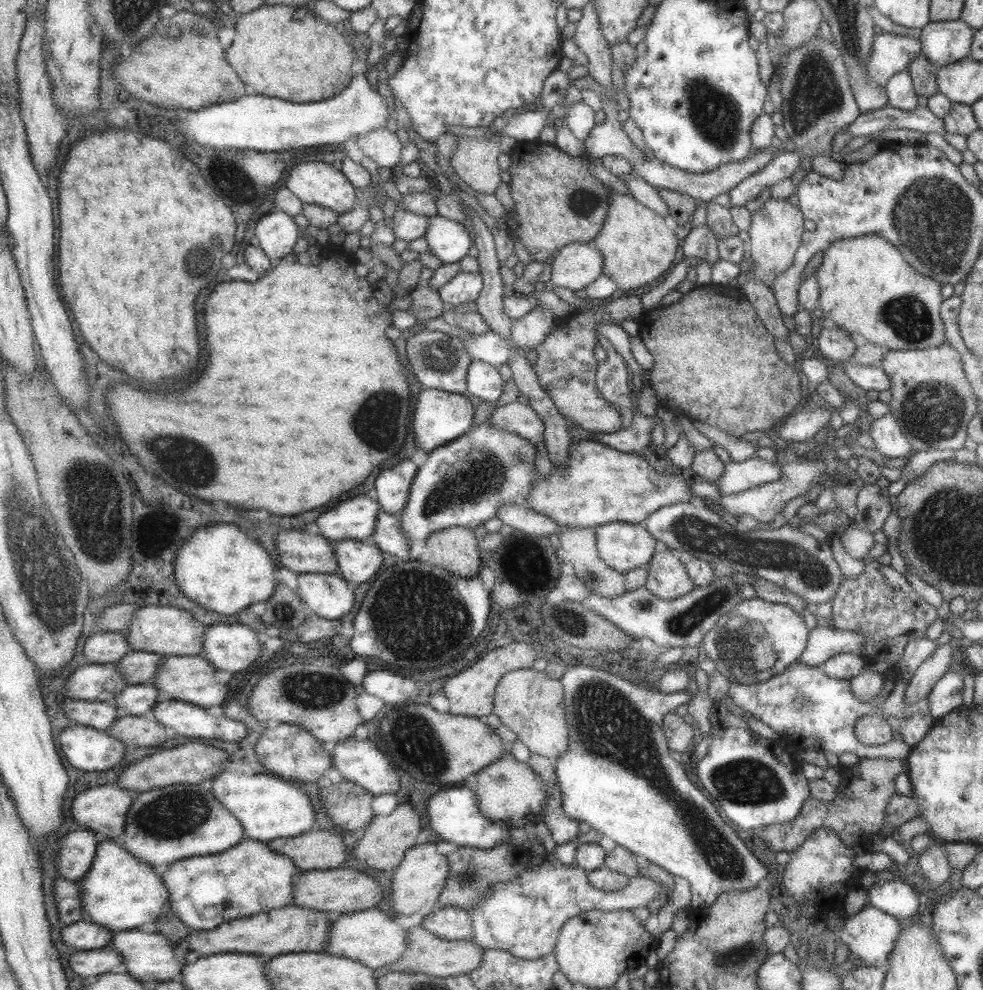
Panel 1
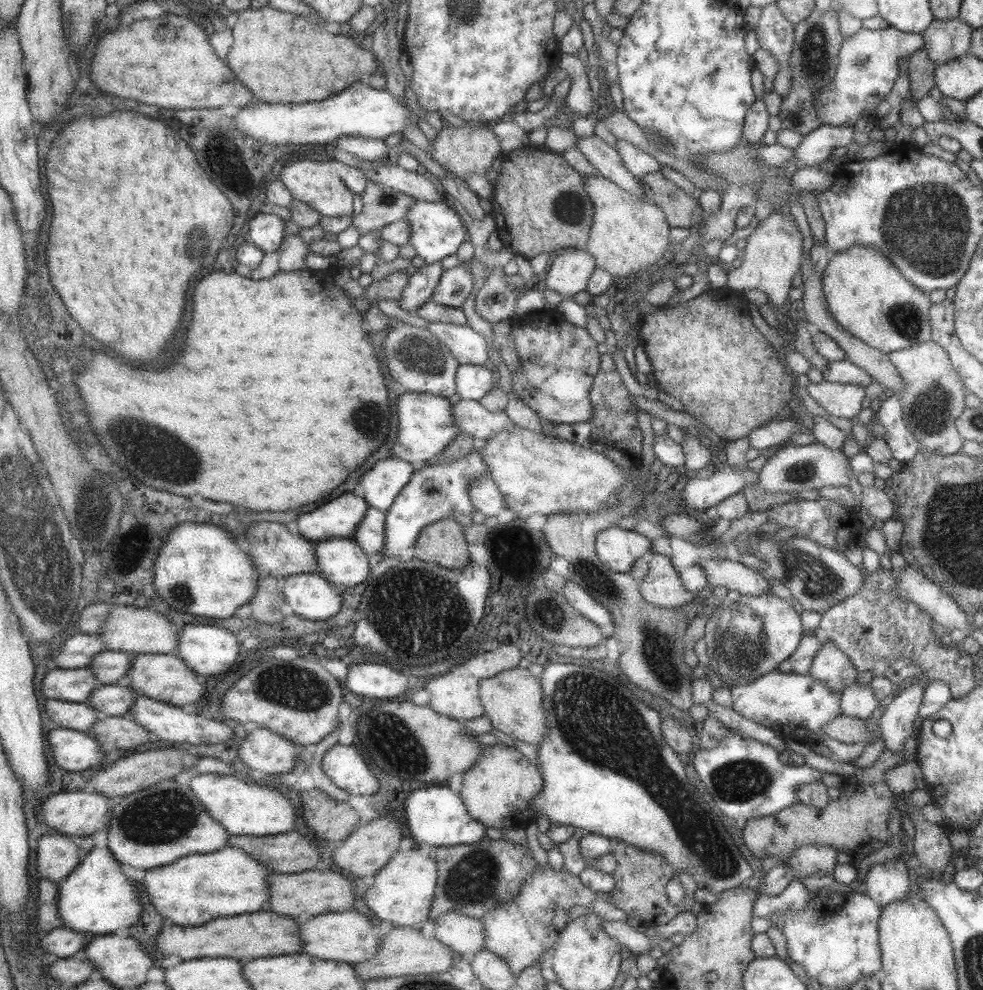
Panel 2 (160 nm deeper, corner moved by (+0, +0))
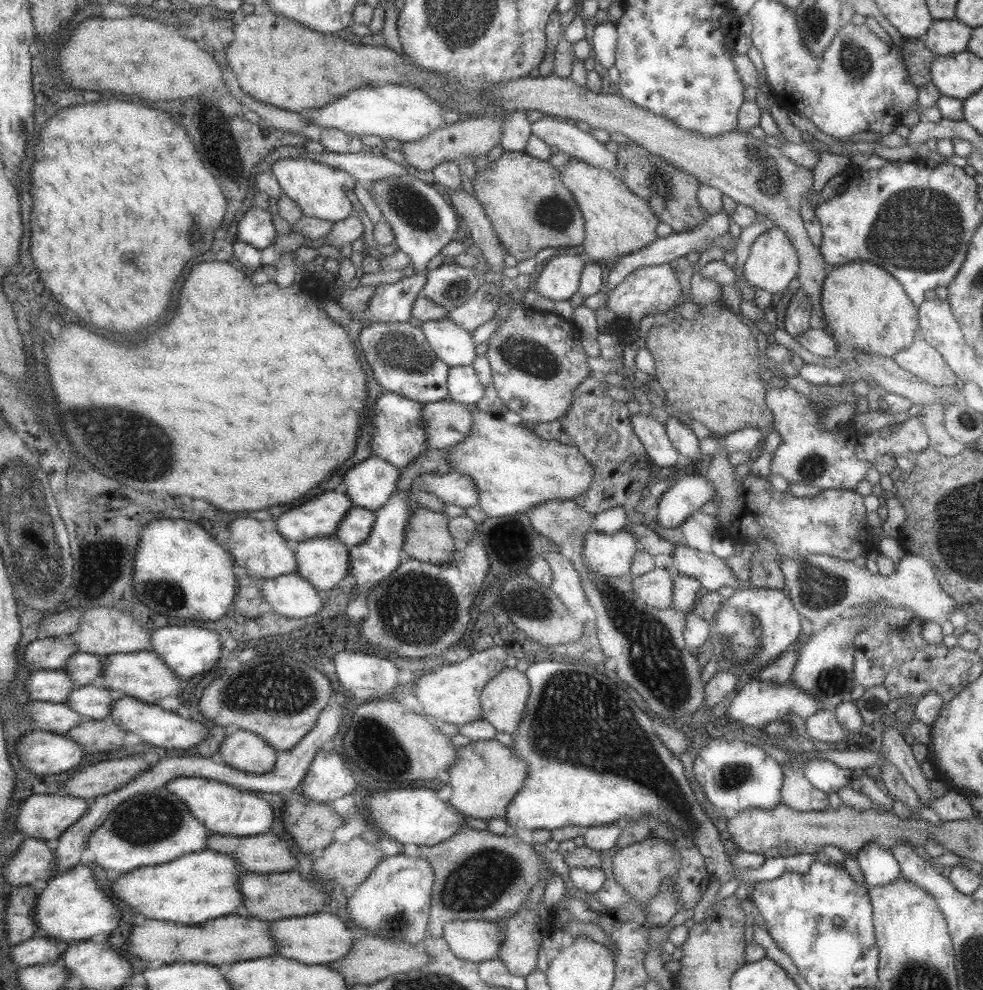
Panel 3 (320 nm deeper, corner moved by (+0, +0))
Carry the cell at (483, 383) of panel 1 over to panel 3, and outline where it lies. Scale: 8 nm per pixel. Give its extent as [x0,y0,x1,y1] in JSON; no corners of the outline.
[446,365,485,406]

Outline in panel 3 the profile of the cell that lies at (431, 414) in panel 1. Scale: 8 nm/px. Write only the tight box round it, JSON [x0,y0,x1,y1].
[367,391,427,468]

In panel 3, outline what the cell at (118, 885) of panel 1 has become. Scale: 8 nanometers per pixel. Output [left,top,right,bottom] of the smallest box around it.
[34,861,123,944]

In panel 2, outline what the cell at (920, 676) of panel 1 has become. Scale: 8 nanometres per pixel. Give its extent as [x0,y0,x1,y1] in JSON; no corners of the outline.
[878,681,928,752]

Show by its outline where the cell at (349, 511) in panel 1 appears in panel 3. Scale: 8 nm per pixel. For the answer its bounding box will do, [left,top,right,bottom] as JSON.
[275,489,351,543]

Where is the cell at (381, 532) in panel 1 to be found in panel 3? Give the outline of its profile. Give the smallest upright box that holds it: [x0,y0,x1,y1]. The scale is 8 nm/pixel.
[333,506,375,548]

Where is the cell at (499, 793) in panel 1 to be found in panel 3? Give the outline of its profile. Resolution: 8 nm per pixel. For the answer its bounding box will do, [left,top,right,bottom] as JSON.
[446,739,527,818]

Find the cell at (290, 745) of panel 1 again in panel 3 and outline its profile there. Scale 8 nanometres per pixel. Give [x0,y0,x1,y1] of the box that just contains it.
[217,730,275,774]

